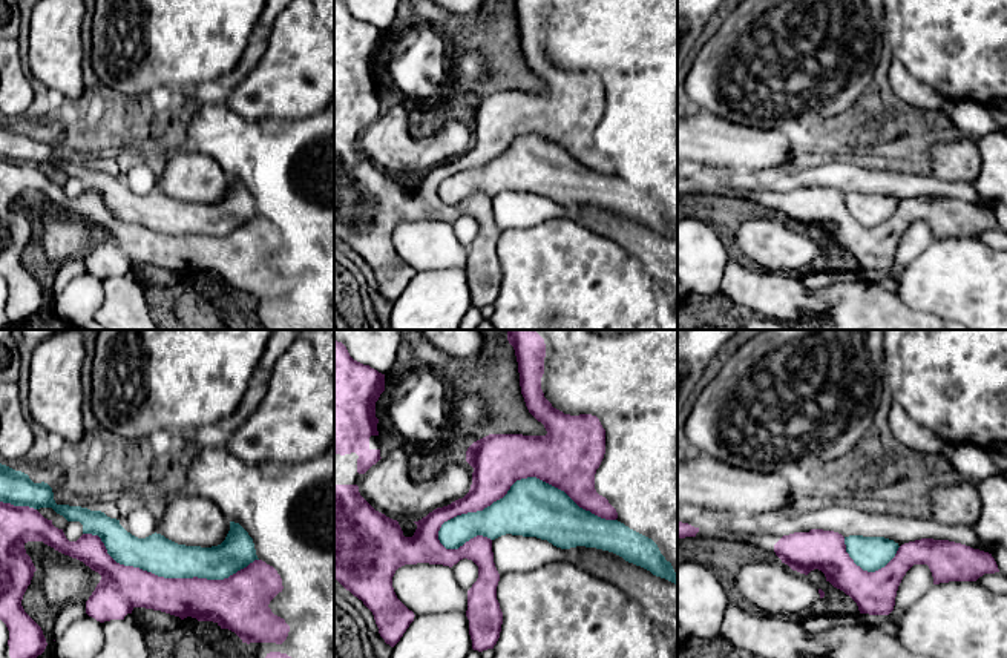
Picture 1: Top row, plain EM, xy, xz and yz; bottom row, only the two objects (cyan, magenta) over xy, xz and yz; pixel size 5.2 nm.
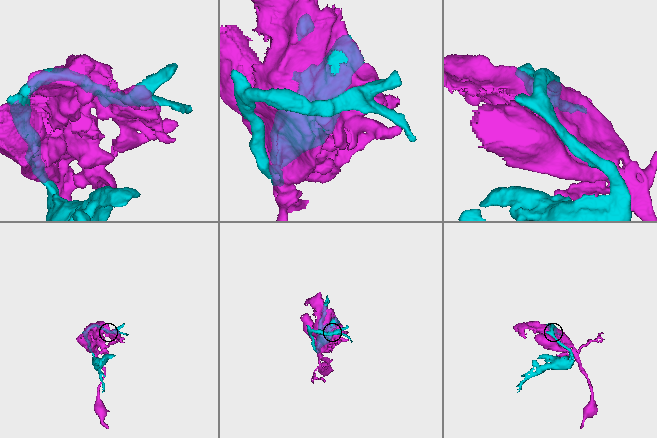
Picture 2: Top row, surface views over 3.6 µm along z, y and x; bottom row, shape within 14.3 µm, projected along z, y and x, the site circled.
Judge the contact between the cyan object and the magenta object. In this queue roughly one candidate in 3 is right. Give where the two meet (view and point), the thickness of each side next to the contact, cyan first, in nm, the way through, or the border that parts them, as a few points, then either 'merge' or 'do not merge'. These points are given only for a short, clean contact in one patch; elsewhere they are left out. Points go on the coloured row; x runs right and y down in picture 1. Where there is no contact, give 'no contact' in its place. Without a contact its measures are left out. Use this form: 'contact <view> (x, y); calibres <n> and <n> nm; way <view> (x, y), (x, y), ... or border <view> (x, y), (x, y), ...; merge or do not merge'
contact xz (521, 479); calibres 300 and 300 nm; merge

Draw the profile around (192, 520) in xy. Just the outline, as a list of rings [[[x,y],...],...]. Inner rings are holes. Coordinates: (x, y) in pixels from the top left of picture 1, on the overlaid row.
[[[189,491],[170,498],[161,521],[156,523],[156,534],[185,546],[218,546],[228,531],[230,520],[219,506]]]

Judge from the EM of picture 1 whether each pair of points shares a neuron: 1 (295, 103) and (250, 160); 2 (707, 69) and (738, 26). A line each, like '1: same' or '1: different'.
1: different
2: same

